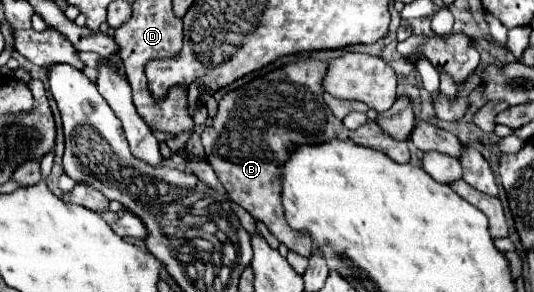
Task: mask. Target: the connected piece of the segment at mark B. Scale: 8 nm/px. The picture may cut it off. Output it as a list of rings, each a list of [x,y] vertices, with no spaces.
[[[327,51],[315,53],[309,59],[289,63],[277,71],[267,73],[249,81],[245,87],[239,87],[227,93],[219,101],[219,113],[213,119],[211,129],[205,127],[201,141],[205,155],[221,185],[225,187],[229,199],[241,205],[253,215],[255,221],[267,225],[267,229],[277,237],[281,245],[289,251],[309,257],[313,251],[311,237],[303,231],[295,231],[285,221],[281,205],[281,163],[285,163],[295,145],[317,145],[331,139],[353,141],[361,147],[369,147],[389,155],[395,163],[409,161],[407,143],[397,143],[389,139],[375,121],[363,125],[363,129],[349,131],[343,123],[329,111],[323,101],[323,73],[331,55]]]

